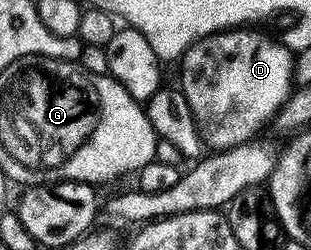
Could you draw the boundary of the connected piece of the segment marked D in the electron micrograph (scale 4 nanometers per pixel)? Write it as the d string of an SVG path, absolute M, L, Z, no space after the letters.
M235 29L222 31L219 35L209 35L201 39L186 52L180 66L184 71L182 87L188 105L191 107L201 130L209 144L216 149L240 147L249 142L248 137L269 124L281 111L294 87L295 52L285 42L269 39L261 35L258 29Z

